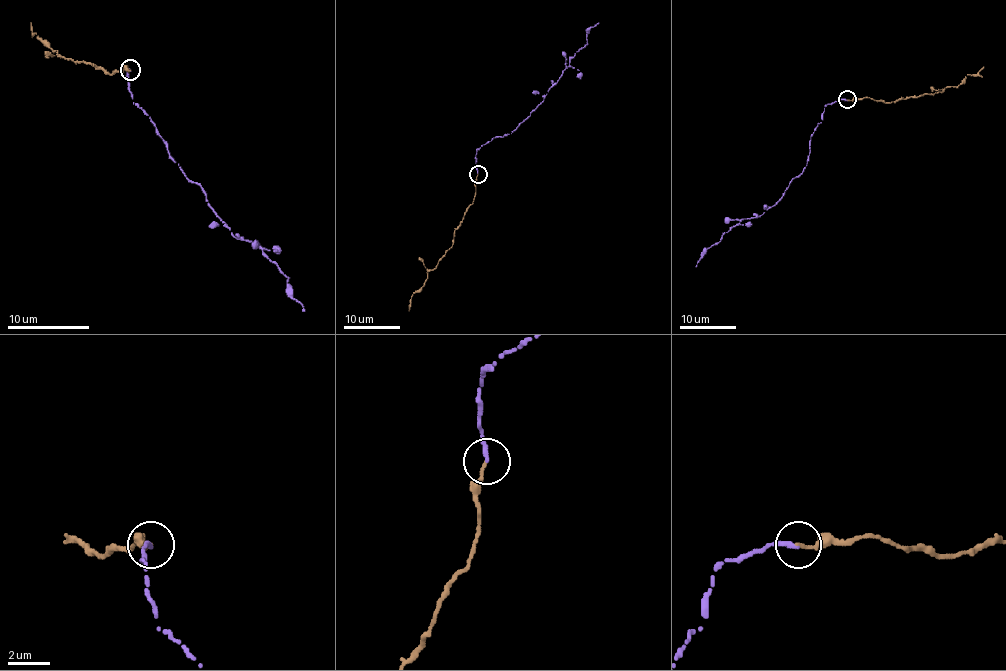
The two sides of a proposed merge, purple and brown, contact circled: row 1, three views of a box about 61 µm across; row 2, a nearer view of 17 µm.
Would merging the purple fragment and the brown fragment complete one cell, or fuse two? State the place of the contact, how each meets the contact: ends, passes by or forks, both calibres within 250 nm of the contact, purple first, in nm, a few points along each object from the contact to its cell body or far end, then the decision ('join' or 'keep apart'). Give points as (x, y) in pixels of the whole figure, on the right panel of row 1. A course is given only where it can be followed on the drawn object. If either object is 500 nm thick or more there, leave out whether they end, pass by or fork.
at (847, 99); purple ends there; brown ends there; 240 nm thick on the purple side, 160 nm on the other; purple runs (847, 101), (824, 108), (810, 137), (809, 160), (785, 194), (760, 215), (743, 218), (725, 232), (695, 267); brown runs (847, 99), (872, 98), (895, 102), (938, 92), (948, 86), (958, 86), (983, 66); join

